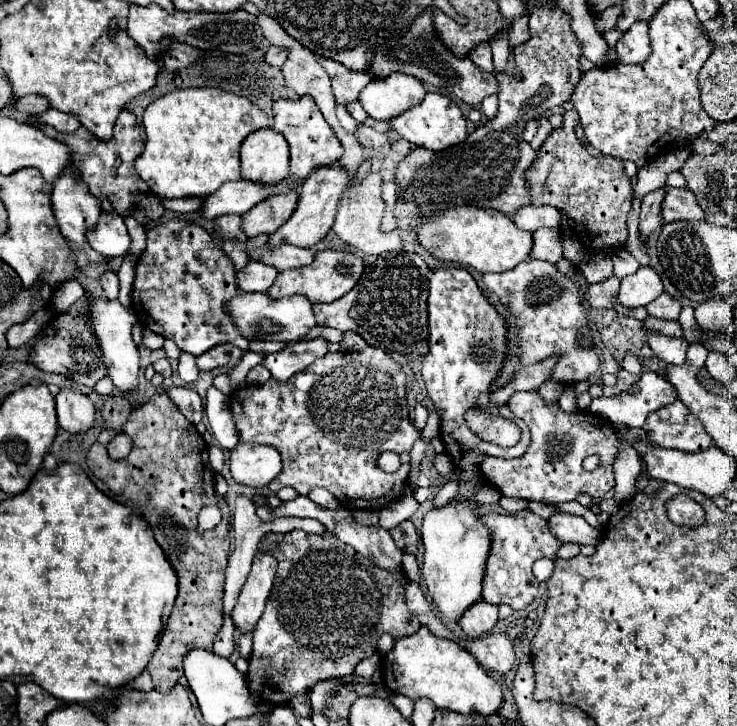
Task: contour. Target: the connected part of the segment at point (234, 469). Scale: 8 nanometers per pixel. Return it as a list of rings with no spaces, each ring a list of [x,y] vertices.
[[[238,442],[230,450],[230,474],[242,486],[268,486],[280,472],[280,466],[280,454],[270,446]]]

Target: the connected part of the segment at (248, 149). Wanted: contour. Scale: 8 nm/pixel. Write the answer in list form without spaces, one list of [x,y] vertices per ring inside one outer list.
[[[258,130],[242,142],[242,178],[256,184],[278,184],[290,176],[288,142],[274,130]]]

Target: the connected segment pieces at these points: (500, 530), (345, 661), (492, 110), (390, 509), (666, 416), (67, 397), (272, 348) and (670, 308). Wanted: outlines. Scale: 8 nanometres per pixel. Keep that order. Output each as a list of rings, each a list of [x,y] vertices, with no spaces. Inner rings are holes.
[[[522,510],[514,516],[490,514],[484,516],[482,522],[486,522],[494,536],[482,588],[486,594],[486,602],[508,604],[512,610],[522,610],[538,596],[538,580],[532,574],[532,564],[538,558],[556,556],[562,542],[550,532],[548,522],[530,510]]]
[[[292,530],[290,534],[268,534],[266,550],[278,560],[278,574],[274,578],[272,594],[266,610],[254,628],[254,650],[250,656],[250,670],[246,674],[250,692],[272,706],[290,702],[292,696],[308,692],[316,682],[346,676],[354,666],[376,652],[378,638],[390,634],[396,640],[412,636],[420,630],[420,622],[406,608],[406,576],[400,570],[382,570],[368,558],[338,542],[334,534],[308,534]]]
[[[488,96],[484,102],[482,102],[482,112],[484,112],[484,116],[486,118],[494,118],[496,116],[496,112],[498,112],[498,98],[496,96]]]
[[[412,496],[400,498],[400,500],[392,502],[390,506],[382,508],[382,512],[380,512],[380,526],[384,530],[392,530],[398,524],[402,524],[404,520],[408,520],[416,512],[416,508],[418,508],[418,502]]]
[[[680,400],[650,412],[642,428],[648,434],[650,444],[658,448],[702,452],[712,444],[712,438],[704,434],[700,420]]]
[[[60,390],[56,396],[58,426],[68,434],[80,434],[94,426],[96,408],[92,400],[78,390]]]
[[[250,342],[250,350],[256,350],[256,352],[278,352],[282,350],[284,346],[288,346],[288,342]]]
[[[660,294],[652,304],[646,306],[650,316],[662,318],[662,320],[678,320],[680,308],[682,308],[680,302],[674,300],[672,296],[668,296],[668,294]]]

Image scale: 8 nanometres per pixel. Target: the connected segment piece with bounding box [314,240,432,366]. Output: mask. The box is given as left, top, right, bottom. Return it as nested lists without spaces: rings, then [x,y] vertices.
[[[414,240],[408,242],[410,250],[384,250],[384,254],[364,258],[366,268],[356,282],[356,286],[330,304],[316,304],[314,316],[320,326],[330,326],[340,332],[356,332],[360,334],[370,346],[378,346],[382,350],[388,350],[392,358],[406,366],[414,360],[420,360],[428,352],[428,312],[426,312],[426,300],[428,300],[428,276],[432,274],[428,264],[422,256],[414,250]]]

